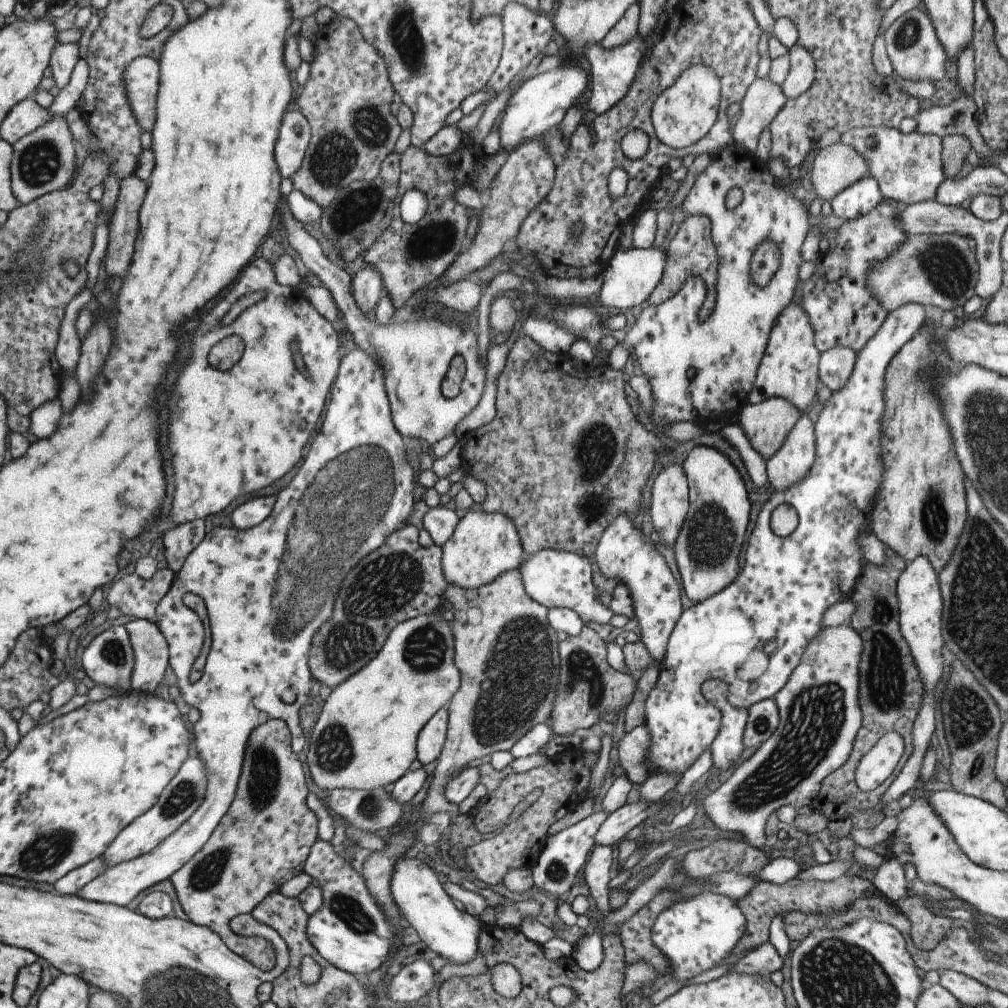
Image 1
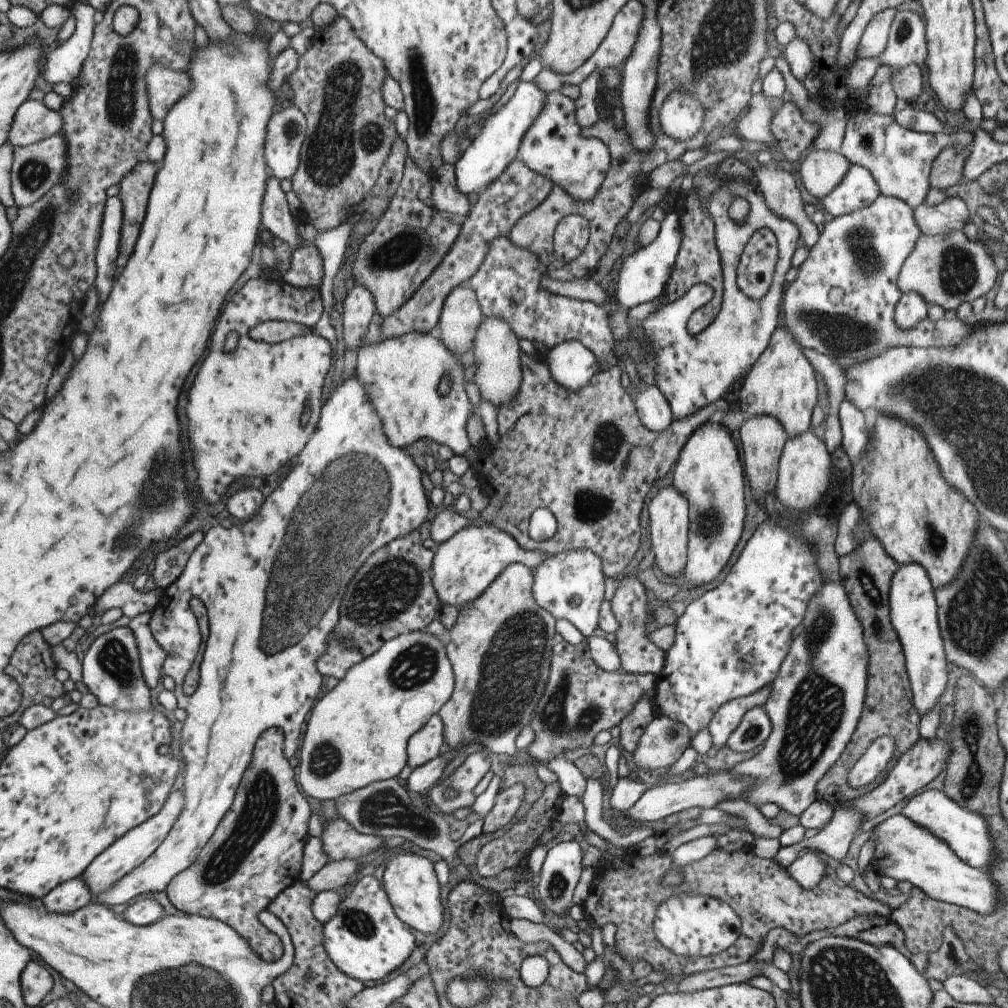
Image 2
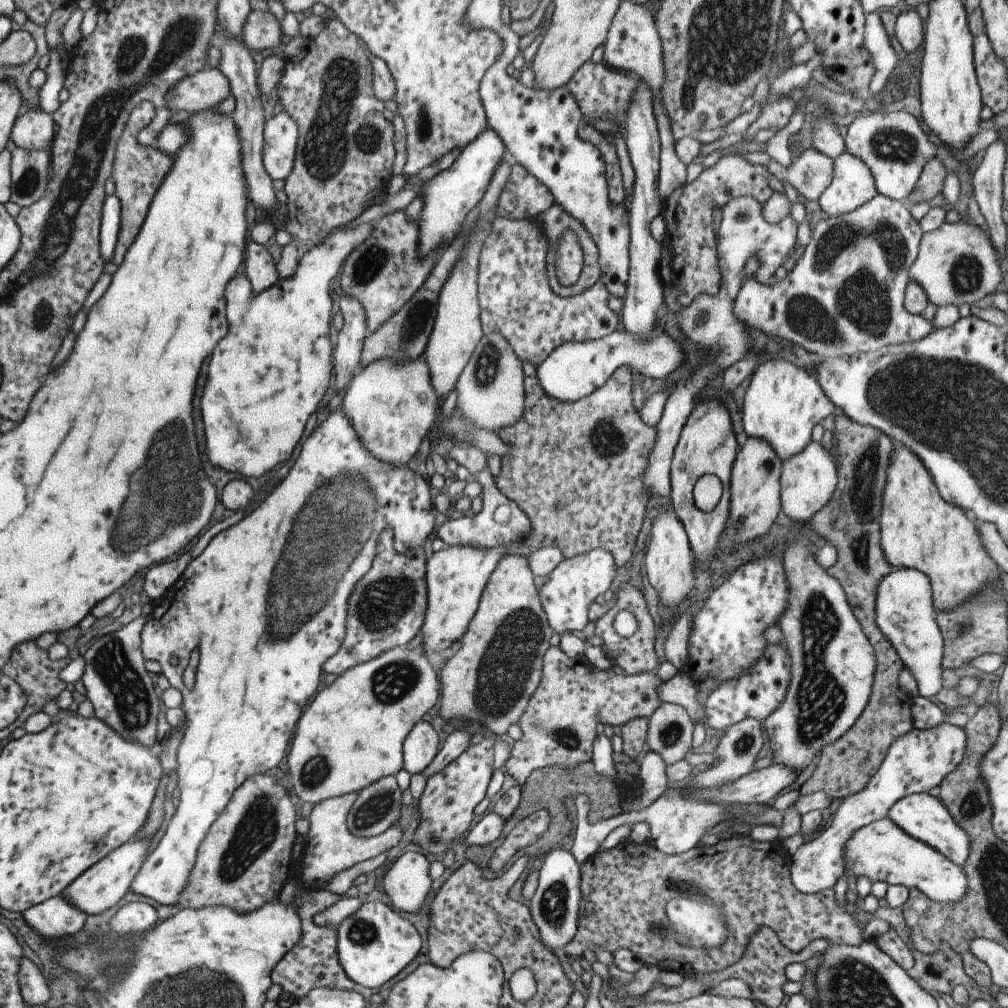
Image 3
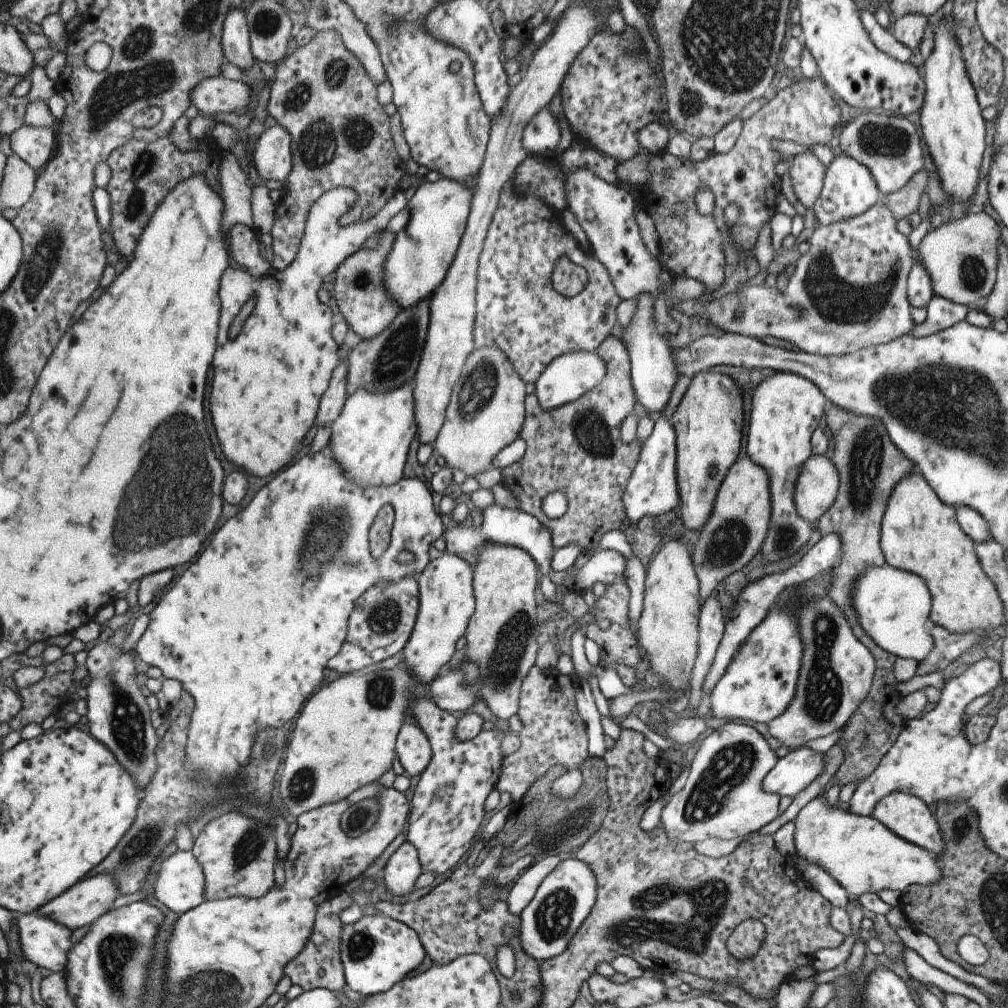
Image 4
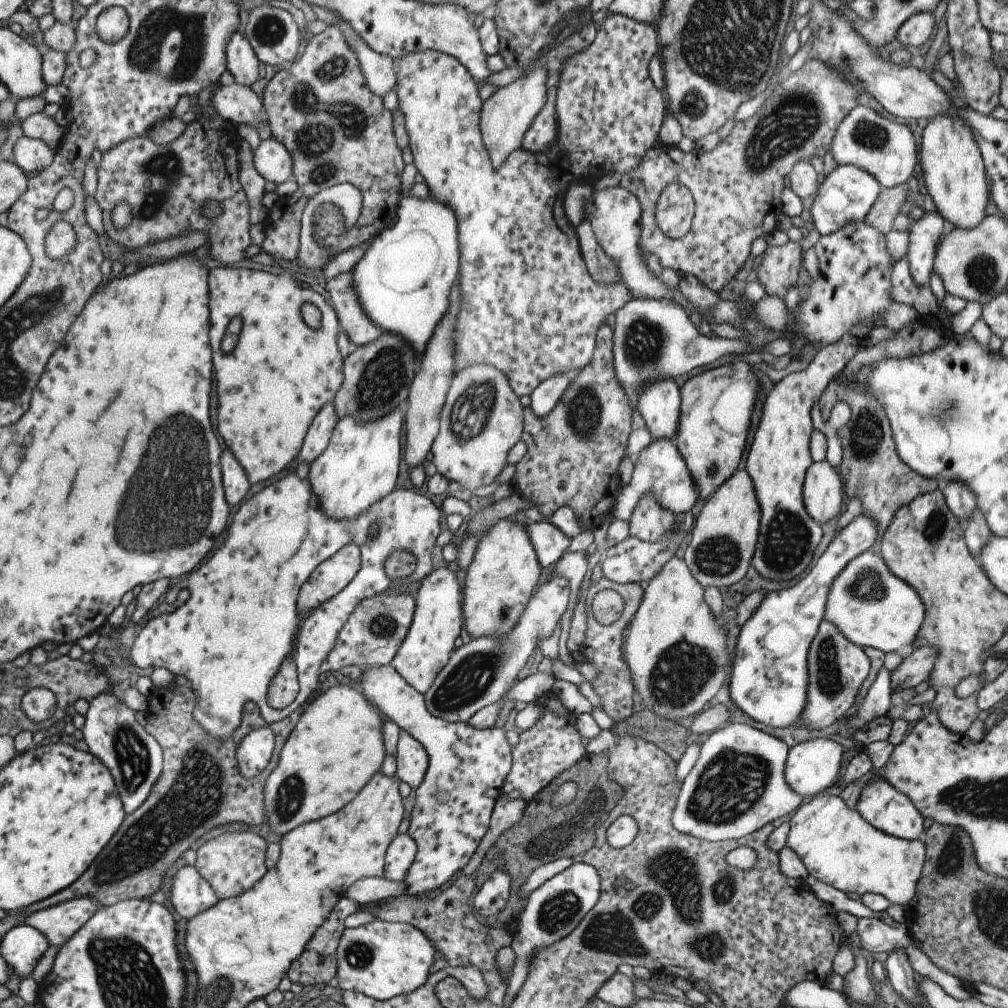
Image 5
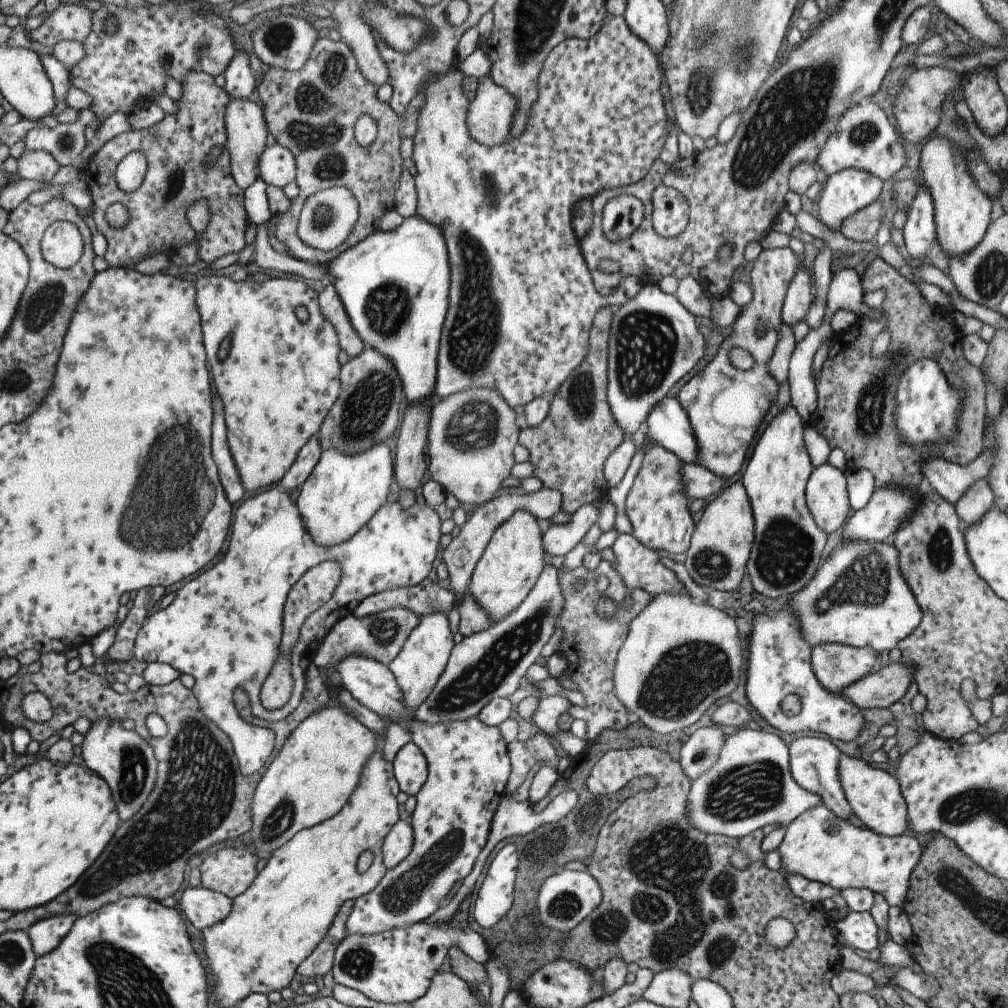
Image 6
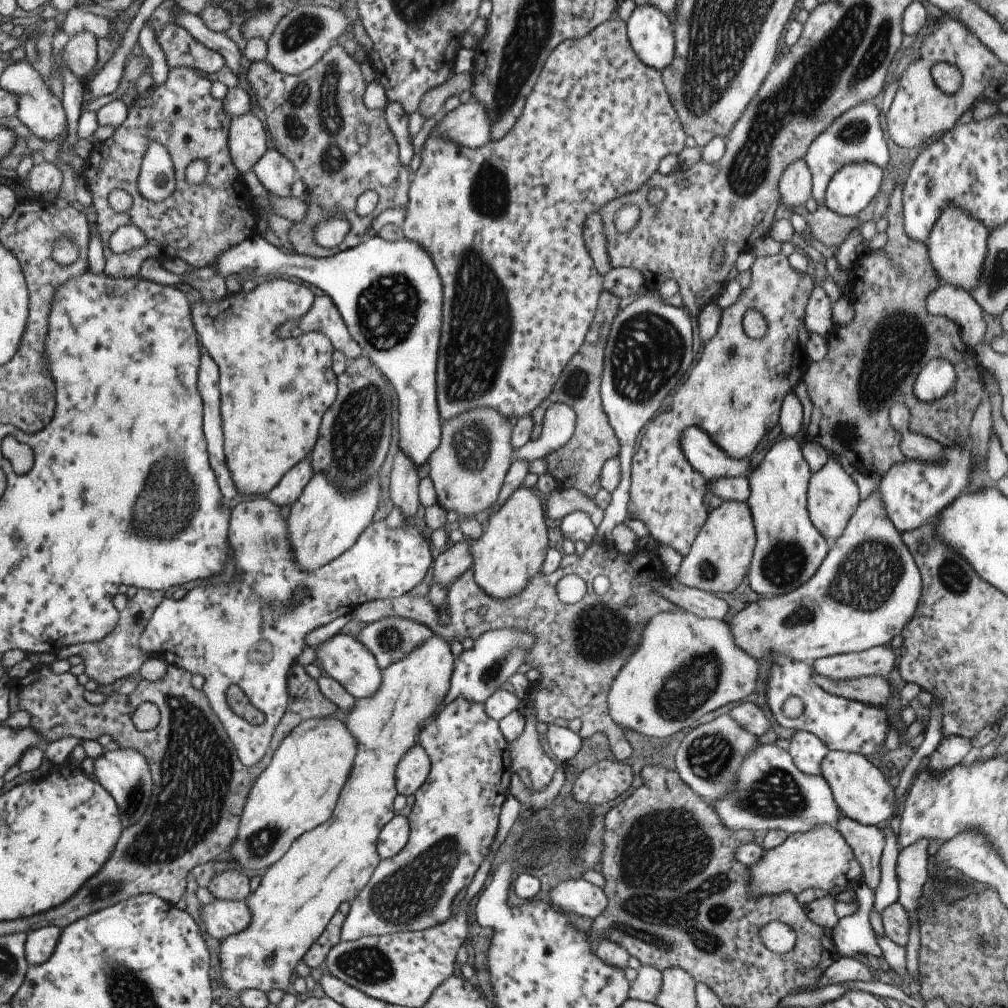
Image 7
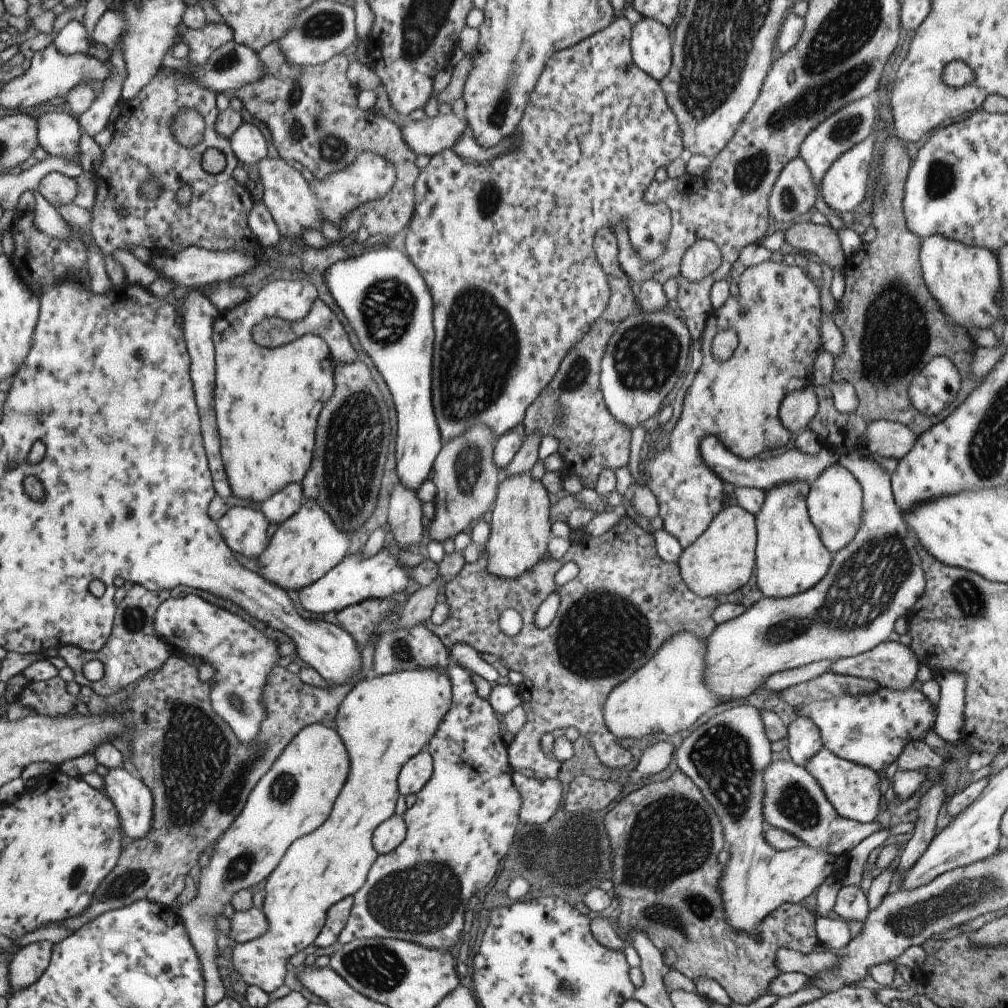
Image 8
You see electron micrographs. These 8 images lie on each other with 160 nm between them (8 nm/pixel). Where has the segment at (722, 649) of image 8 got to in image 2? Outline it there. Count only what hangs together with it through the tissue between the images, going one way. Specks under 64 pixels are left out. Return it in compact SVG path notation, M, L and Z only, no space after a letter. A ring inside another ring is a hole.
M917 563L898 565L888 586L889 622L904 654L912 703L919 716L936 706L946 682L946 658L938 627L934 591L927 573Z

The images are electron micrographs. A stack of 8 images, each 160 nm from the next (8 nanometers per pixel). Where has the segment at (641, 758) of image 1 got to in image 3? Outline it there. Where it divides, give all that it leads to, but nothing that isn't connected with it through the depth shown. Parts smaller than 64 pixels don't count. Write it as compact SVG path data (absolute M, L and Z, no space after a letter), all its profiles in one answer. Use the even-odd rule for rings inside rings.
M661 703L647 718L649 751L656 752L668 765L683 759L692 746L692 720L687 711L673 703Z

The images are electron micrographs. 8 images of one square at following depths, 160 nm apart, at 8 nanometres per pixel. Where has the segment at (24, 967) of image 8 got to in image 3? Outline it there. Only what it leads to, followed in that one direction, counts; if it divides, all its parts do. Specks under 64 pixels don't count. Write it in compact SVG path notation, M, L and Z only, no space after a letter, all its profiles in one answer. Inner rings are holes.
M131 839L113 849L107 856L72 880L59 894L73 907L88 914L99 914L117 904L117 900L130 888L130 882L142 865L150 839Z

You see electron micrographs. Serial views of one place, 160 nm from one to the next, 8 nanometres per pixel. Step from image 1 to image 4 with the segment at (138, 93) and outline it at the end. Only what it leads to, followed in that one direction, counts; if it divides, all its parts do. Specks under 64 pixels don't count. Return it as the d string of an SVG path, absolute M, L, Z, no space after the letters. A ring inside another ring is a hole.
M221 74L202 80L190 92L190 104L193 104L202 115L235 112L240 108L251 108L252 89L239 81L225 79Z

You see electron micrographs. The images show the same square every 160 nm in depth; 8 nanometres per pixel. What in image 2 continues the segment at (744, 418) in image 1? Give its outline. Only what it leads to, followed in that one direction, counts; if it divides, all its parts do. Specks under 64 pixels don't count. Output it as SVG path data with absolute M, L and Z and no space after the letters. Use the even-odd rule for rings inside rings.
M769 415L745 417L739 429L741 454L743 454L743 471L753 500L773 494L776 481L776 472L782 446L787 436L782 426Z

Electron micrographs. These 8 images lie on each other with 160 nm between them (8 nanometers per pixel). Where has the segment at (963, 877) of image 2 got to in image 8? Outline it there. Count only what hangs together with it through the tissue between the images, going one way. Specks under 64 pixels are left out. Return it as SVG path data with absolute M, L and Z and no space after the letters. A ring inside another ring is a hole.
M740 705L711 716L682 739L674 750L677 768L695 784L721 823L724 849L729 852L729 859L722 866L717 886L724 921L737 932L752 933L758 923L780 904L801 904L803 898L809 896L826 876L842 876L846 867L845 855L835 856L824 850L814 850L805 843L786 851L774 849L765 842L761 829L763 821L757 818L749 822L749 814L761 814L761 800L764 797L762 774L774 757L769 746L771 742L766 737L760 712L751 705Z

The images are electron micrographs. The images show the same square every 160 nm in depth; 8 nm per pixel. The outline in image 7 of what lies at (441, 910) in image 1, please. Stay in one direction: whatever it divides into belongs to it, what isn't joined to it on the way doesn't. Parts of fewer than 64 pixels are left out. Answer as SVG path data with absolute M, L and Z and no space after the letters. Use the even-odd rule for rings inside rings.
M393 815L379 831L376 840L376 851L380 859L395 856L405 846L408 839L408 819L401 815Z

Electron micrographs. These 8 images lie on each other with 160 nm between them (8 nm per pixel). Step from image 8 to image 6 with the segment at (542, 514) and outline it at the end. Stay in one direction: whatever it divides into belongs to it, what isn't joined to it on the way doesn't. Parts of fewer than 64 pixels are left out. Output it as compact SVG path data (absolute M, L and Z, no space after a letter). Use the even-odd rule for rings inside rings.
M527 509L513 512L507 520L494 528L489 542L485 545L473 569L467 592L495 623L523 602L544 567L545 552L537 521Z

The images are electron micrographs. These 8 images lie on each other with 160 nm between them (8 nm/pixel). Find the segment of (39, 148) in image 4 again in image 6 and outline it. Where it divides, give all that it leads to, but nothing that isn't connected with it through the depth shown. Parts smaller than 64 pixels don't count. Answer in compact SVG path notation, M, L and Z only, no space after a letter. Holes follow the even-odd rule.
M27 151L16 160L16 173L22 179L35 182L49 182L60 167L47 151Z

